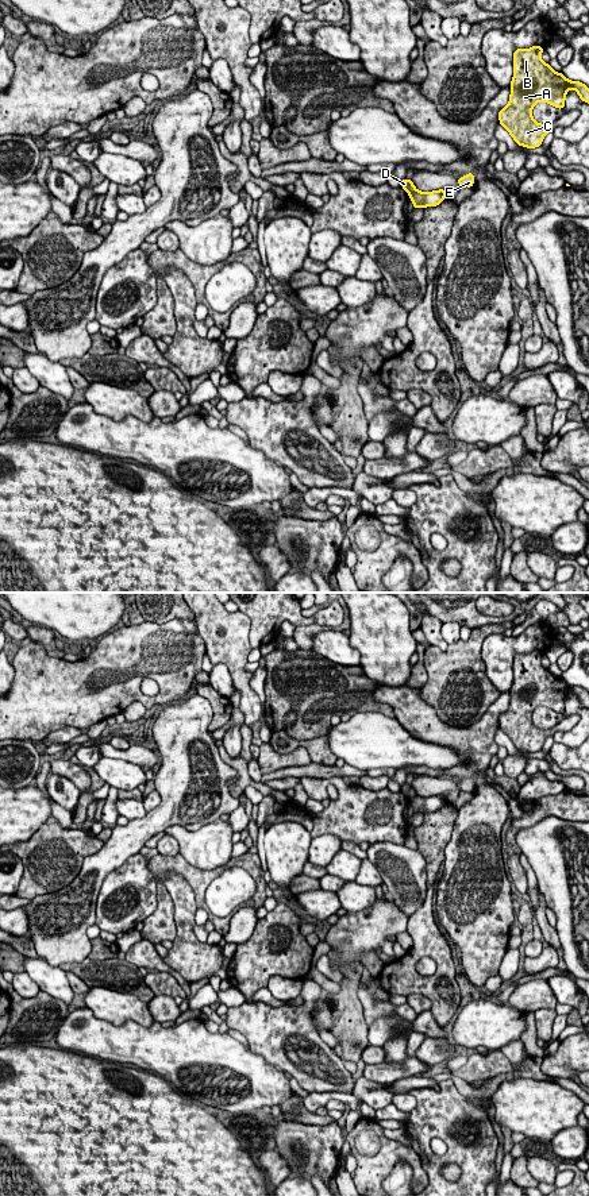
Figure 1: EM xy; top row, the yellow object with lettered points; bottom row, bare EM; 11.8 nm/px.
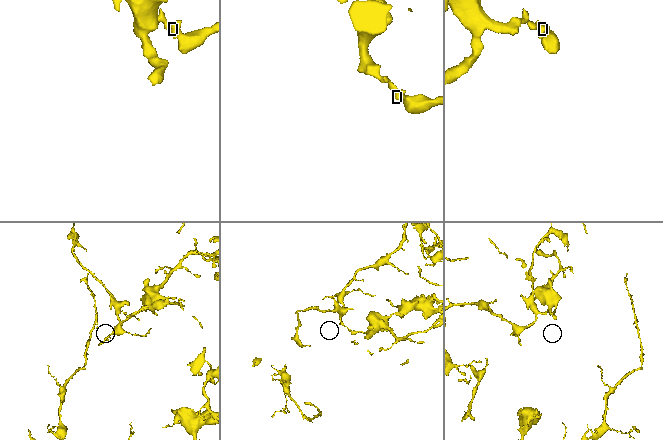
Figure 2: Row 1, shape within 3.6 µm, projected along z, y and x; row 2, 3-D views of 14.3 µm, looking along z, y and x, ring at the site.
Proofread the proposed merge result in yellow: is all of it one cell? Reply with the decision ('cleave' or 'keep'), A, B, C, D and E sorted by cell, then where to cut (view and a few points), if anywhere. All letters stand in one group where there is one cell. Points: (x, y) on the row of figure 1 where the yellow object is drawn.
cleave; groups A B C E / D; cut xy (416, 191), (410, 196)

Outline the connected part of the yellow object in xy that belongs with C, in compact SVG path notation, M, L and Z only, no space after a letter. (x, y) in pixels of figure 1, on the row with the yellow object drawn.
M535 45L531 49L517 49L513 53L513 78L511 82L509 103L498 112L500 124L511 134L519 146L528 148L539 147L551 126L536 123L532 117L532 108L536 103L548 103L555 108L565 108L565 99L569 89L574 89L578 97L589 104L589 88L580 81L570 81L562 73L557 73L548 63L542 61L543 47Z

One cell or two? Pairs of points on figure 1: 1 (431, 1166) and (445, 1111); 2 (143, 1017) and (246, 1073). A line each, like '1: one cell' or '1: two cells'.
1: one cell
2: two cells

